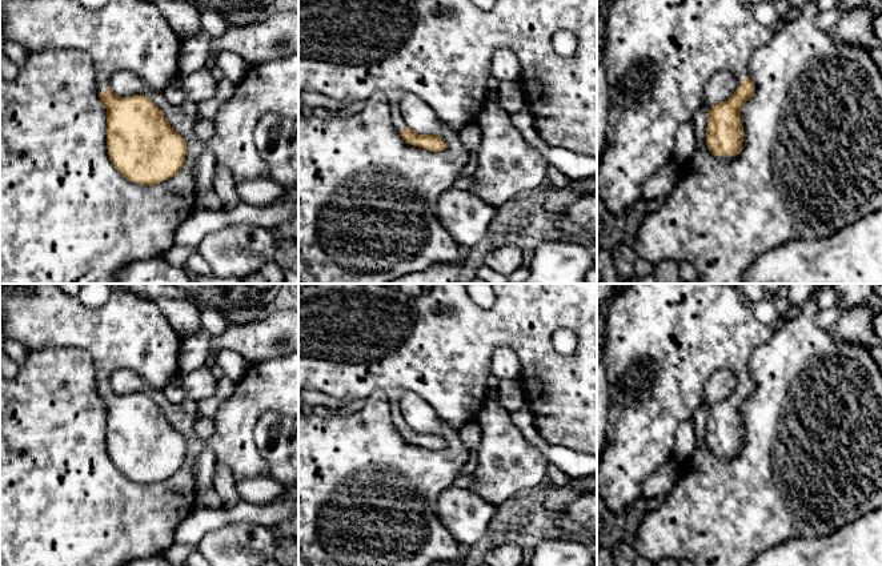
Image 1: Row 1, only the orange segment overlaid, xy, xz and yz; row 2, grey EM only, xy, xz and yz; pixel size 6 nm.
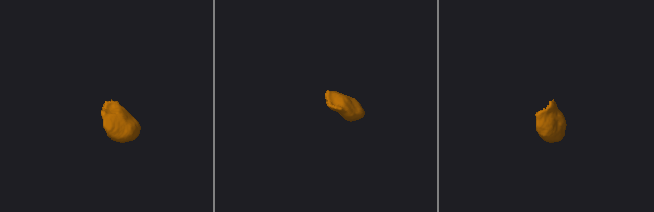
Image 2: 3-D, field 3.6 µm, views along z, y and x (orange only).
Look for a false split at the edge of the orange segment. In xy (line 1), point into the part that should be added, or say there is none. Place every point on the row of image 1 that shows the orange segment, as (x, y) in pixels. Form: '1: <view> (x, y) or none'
1: xy (124, 35)

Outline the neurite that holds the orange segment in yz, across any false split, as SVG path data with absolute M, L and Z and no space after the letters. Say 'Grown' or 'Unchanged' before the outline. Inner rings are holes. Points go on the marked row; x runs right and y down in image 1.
Grown. M613 0L608 15L605 68L609 92L608 137L597 161L597 194L605 216L626 212L642 198L642 185L674 158L675 132L705 105L705 89L717 72L730 72L737 91L707 111L706 142L714 156L739 154L743 142L742 105L754 95L749 77L751 55L773 36L769 20L739 0Z

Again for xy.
Grown. M0 0L0 27L5 40L16 41L28 53L45 48L76 48L91 56L96 69L96 91L107 108L107 149L115 168L131 182L155 185L175 177L184 165L185 139L168 123L151 97L116 96L111 88L112 76L127 71L144 80L151 91L163 89L179 76L179 53L183 40L175 33L161 12L148 0L108 0L103 8L85 8L80 0Z

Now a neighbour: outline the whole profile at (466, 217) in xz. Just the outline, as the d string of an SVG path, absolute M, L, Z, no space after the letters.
M450 188L437 202L442 228L465 249L488 236L497 209L470 190Z

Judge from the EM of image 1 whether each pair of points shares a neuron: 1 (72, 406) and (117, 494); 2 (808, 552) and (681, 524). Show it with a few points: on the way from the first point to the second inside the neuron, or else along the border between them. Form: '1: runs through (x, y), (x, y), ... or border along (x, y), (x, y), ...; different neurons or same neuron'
1: runs through (72, 428), (72, 438), (93, 460), (96, 473); same neuron
2: border along (808, 537), (790, 537), (762, 552); different neurons

